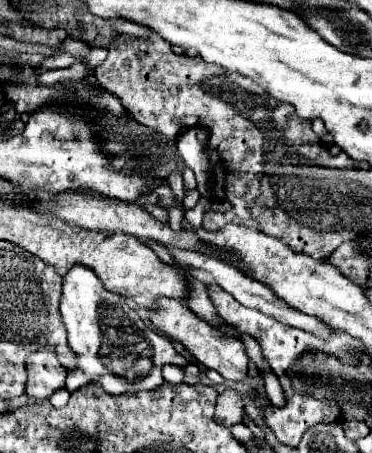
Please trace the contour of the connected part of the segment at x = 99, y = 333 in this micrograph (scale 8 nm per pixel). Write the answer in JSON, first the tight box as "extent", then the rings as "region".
{"extent":[61,265,185,395],"region":[[[77,265],[63,277],[61,315],[67,329],[67,345],[77,355],[67,375],[67,389],[71,393],[89,383],[99,383],[109,395],[153,391],[161,387],[161,367],[165,363],[185,363],[169,339],[141,321],[141,317],[125,305],[121,295],[109,293],[87,267]]]}

